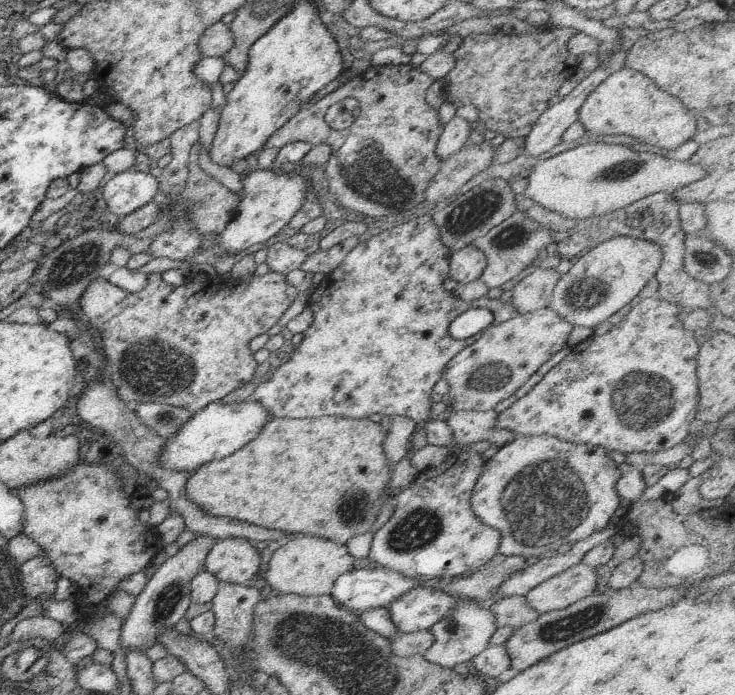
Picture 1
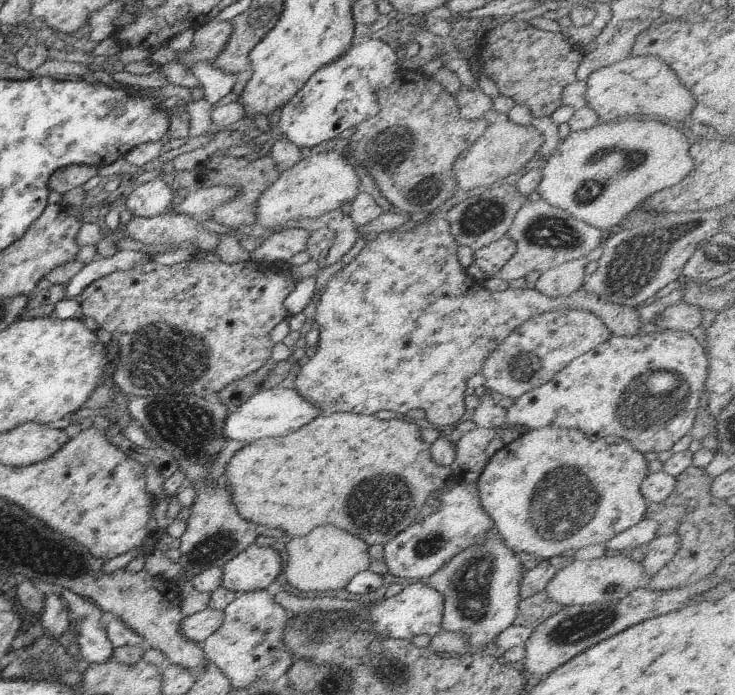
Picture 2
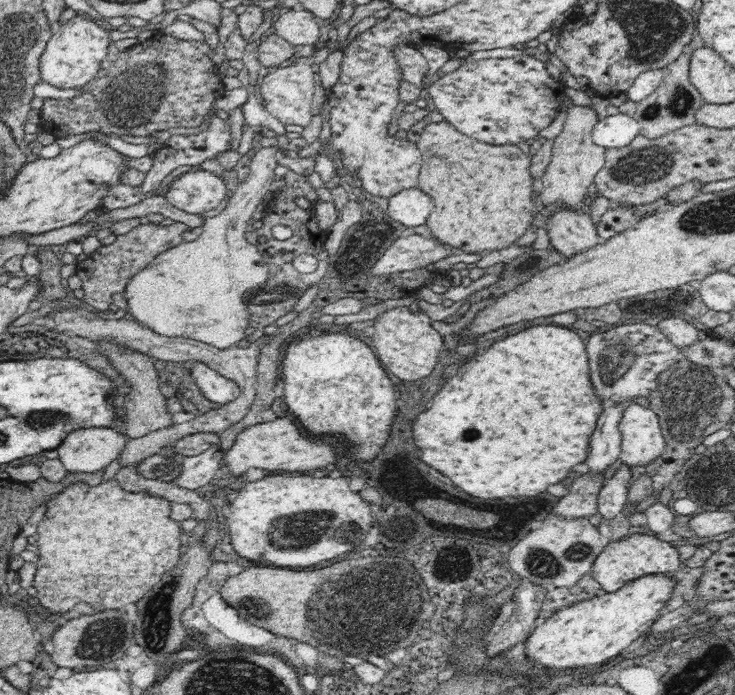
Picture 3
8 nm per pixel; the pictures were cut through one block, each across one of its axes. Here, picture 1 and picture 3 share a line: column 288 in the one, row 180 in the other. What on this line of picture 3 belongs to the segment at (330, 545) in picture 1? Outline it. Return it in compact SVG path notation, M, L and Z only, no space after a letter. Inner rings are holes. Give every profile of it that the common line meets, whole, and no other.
M573 105L566 112L564 130L554 140L551 161L546 167L538 200L544 206L552 206L555 210L571 208L572 210L582 211L588 187L594 182L596 174L605 165L606 149L592 141L592 130L599 122L598 115L592 109L592 105Z

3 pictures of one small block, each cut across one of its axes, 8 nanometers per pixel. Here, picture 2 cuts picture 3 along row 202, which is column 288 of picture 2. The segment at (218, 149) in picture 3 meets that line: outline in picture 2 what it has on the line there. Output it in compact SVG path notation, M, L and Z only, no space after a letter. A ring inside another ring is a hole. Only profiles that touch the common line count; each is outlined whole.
M384 40L352 42L341 57L319 68L284 105L278 133L286 135L299 147L328 146L346 128L358 126L368 116L373 116L374 120L374 114L377 119L380 104L374 92L390 86L398 78L402 66L397 61L395 46L388 45Z

